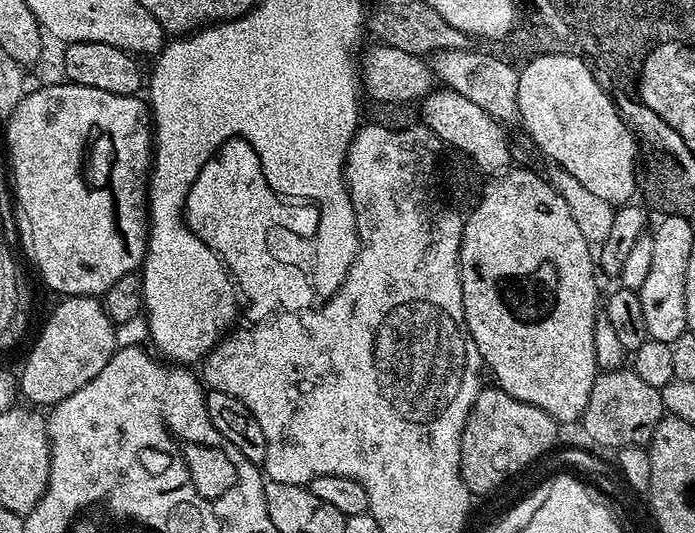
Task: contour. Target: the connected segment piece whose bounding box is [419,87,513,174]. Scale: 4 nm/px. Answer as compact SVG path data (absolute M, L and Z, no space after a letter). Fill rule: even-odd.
M441 87L429 92L419 108L424 115L423 127L427 128L439 143L441 140L442 143L457 148L457 153L470 158L481 173L503 174L513 167L512 148L508 145L507 134L504 133L507 132L505 125L486 114L486 110L478 106L478 102L470 102L470 98L462 98L462 94Z

